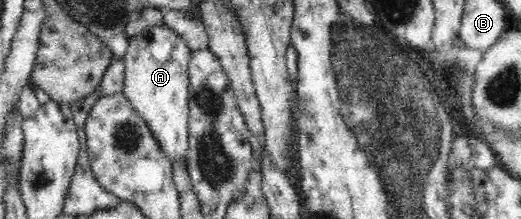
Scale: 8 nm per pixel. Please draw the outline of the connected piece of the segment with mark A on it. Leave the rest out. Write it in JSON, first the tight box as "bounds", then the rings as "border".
{"bounds":[123,23,192,163],"border":[[[162,23],[133,37],[123,59],[126,63],[123,95],[132,102],[137,114],[144,118],[157,144],[172,163],[184,162],[189,149],[188,65],[192,53],[186,40]]]}

